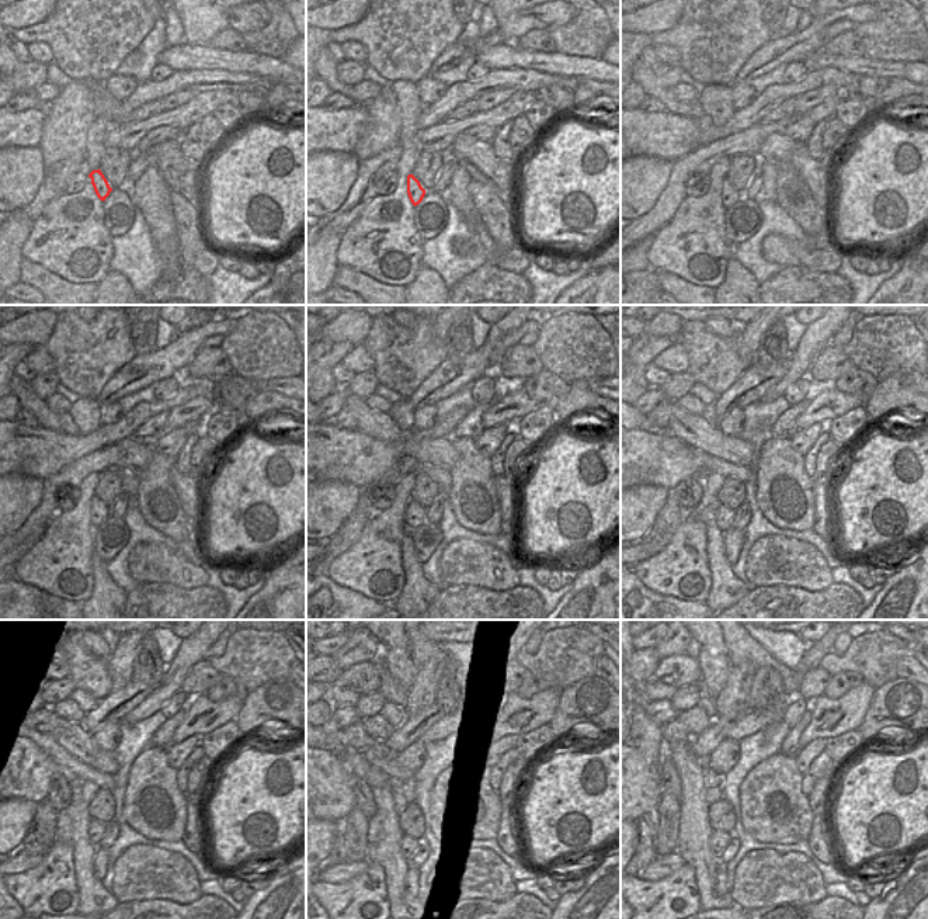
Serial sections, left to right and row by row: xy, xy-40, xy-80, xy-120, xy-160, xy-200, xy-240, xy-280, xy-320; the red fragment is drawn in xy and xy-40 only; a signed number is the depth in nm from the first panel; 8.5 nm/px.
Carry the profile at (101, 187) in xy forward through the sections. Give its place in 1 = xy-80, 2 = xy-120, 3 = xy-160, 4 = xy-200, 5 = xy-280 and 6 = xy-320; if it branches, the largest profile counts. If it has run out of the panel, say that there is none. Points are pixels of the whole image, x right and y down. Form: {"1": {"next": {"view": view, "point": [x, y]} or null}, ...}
{"1": {"next": {"view": "xy-80", "point": [730, 196]}}, "2": {"next": {"view": "xy-120", "point": [100, 510]}}, "3": {"next": {"view": "xy-160", "point": [413, 517]}}, "4": {"next": {"view": "xy-200", "point": [725, 516]}}, "5": {"next": {"view": "xy-280", "point": [407, 843]}}, "6": {"next": {"view": "xy-320", "point": [719, 841]}}}

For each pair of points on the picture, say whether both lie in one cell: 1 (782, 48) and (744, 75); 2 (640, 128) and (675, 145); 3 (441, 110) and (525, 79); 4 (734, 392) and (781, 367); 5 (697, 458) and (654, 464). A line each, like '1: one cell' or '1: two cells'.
1: one cell
2: one cell
3: one cell
4: one cell
5: one cell

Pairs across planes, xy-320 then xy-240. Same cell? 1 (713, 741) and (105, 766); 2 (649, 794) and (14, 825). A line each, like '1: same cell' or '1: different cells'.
1: different cells
2: different cells

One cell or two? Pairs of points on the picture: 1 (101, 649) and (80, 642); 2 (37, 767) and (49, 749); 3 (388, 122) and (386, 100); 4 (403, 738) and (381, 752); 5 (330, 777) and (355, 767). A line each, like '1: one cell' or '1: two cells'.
1: one cell
2: two cells
3: one cell
4: two cells
5: two cells

